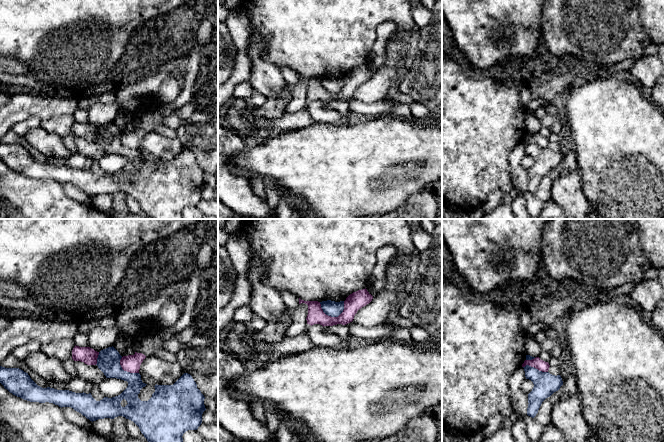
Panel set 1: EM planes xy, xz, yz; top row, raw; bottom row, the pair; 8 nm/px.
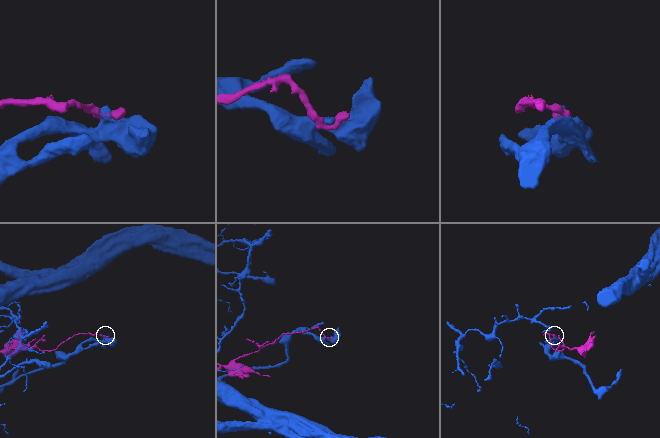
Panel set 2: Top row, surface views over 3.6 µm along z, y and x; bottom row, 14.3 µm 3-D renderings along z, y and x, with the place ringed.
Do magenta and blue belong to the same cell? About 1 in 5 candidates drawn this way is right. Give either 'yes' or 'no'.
no

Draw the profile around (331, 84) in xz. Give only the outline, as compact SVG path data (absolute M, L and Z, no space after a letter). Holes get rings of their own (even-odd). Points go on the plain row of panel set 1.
M331 76L320 78L323 88L331 93L338 93L344 86L344 77L335 78Z

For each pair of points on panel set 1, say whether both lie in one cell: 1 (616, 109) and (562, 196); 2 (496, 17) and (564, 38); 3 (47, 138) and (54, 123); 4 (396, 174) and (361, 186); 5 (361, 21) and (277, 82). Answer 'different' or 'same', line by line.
1: different
2: different
3: different
4: same
5: different

